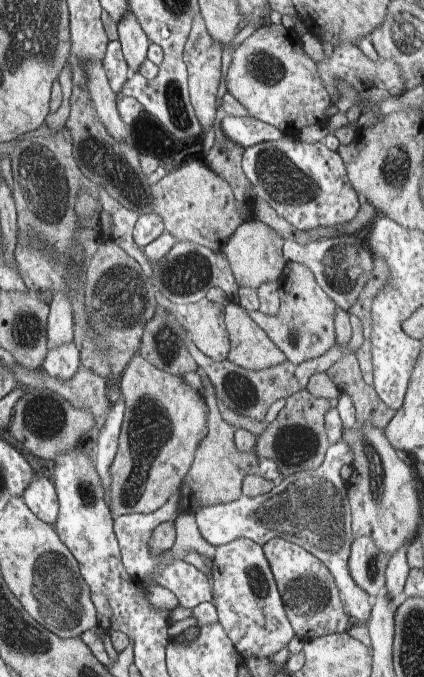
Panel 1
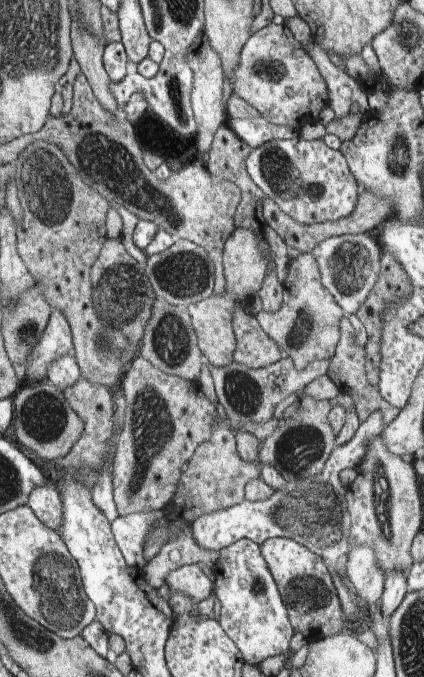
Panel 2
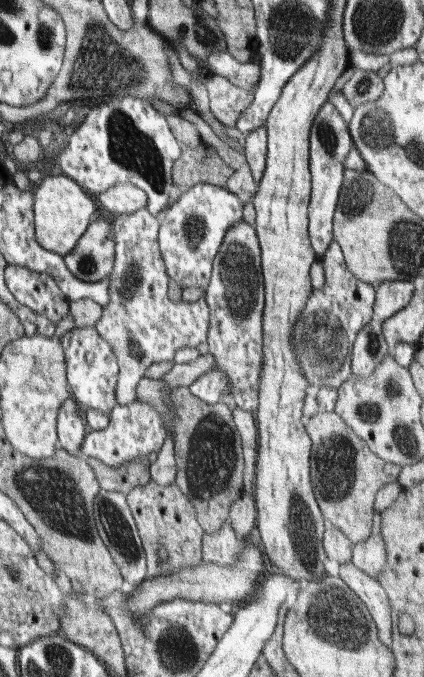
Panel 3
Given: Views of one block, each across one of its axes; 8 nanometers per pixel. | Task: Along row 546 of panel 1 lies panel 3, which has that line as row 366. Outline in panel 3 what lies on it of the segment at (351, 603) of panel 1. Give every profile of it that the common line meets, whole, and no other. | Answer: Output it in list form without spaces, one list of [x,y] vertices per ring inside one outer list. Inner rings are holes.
[[[332,241],[326,252],[320,258],[325,270],[325,283],[322,288],[313,288],[305,309],[296,320],[293,333],[293,344],[298,354],[298,364],[303,368],[304,378],[310,380],[309,386],[330,387],[338,390],[351,376],[351,354],[353,343],[358,332],[374,318],[373,308],[376,300],[376,285],[362,283],[347,267],[341,246]],[[214,364],[213,370],[204,376],[193,380],[188,387],[190,393],[208,404],[218,403],[222,395],[232,395],[232,383],[218,366]]]

